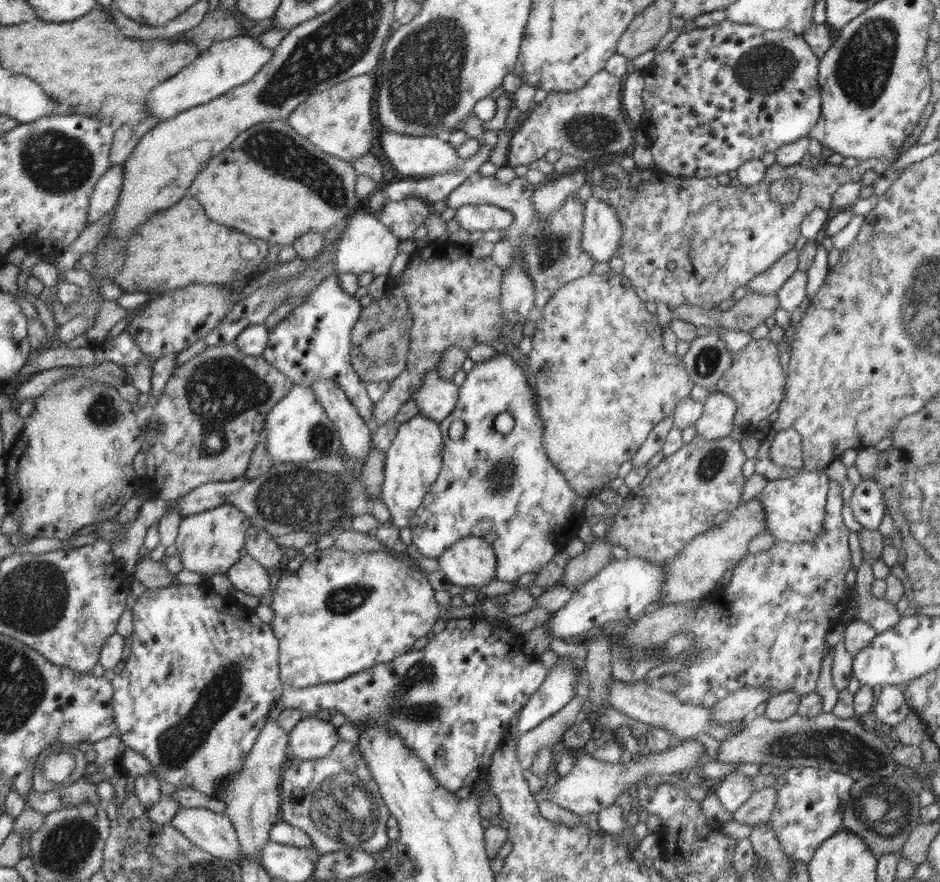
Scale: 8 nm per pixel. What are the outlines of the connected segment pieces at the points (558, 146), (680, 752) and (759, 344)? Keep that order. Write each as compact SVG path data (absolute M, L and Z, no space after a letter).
M602 69L599 70L598 73L594 74L594 76L592 76L590 80L586 82L586 85L584 85L582 89L571 91L570 93L557 91L549 92L548 96L546 96L546 98L544 98L544 100L542 100L542 102L540 102L536 106L536 108L532 108L532 112L530 112L530 114L523 116L520 127L518 127L518 130L514 132L514 136L512 136L511 148L508 148L507 151L507 158L505 161L506 164L508 166L512 166L513 168L520 164L529 165L531 162L542 159L549 150L558 150L562 153L562 155L568 154L570 156L580 158L580 160L582 160L583 162L590 162L592 159L596 157L604 156L604 154L614 154L615 152L618 153L622 150L625 152L630 146L632 146L631 157L634 159L634 162L636 163L635 168L642 169L654 167L655 162L653 160L649 148L640 146L639 144L637 145L636 142L633 141L633 138L635 138L634 129L630 128L630 124L626 116L626 110L624 110L622 105L623 81L623 78L618 78L618 76L612 76L612 74L609 74L608 71L606 71L606 69Z
M694 739L682 740L674 748L666 749L661 753L649 753L634 756L624 767L620 763L610 763L582 753L578 762L565 776L560 776L554 787L547 791L540 790L536 795L537 802L550 801L558 806L573 812L576 816L585 818L590 812L598 812L611 804L623 792L634 791L641 781L649 774L677 774L688 768L699 768L699 758L705 752L705 747L700 741Z
M768 337L752 339L742 350L732 351L731 356L732 365L718 379L717 390L734 399L737 406L735 424L744 432L752 433L761 420L767 420L774 410L778 410L784 398L786 371L780 365L779 346Z

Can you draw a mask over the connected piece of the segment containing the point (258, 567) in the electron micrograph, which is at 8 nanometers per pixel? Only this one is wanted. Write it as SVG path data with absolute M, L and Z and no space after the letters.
M248 554L238 560L236 565L232 565L226 576L239 597L248 595L262 600L262 597L270 591L268 570L264 569L258 560L254 560Z

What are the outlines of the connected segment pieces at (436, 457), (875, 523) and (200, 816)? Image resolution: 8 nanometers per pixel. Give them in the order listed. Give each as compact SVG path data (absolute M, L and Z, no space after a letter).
M418 414L399 426L391 445L384 452L385 477L381 494L394 526L400 529L409 526L415 510L422 504L441 471L442 451L442 431L438 422Z
M872 479L862 480L855 486L849 502L856 520L863 528L877 530L885 513L881 486Z
M180 807L171 825L204 852L240 864L242 850L229 816L198 807Z

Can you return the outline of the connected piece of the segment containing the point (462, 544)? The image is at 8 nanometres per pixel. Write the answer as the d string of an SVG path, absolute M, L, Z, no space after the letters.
M461 538L435 560L452 585L484 587L496 579L497 557L483 538Z

